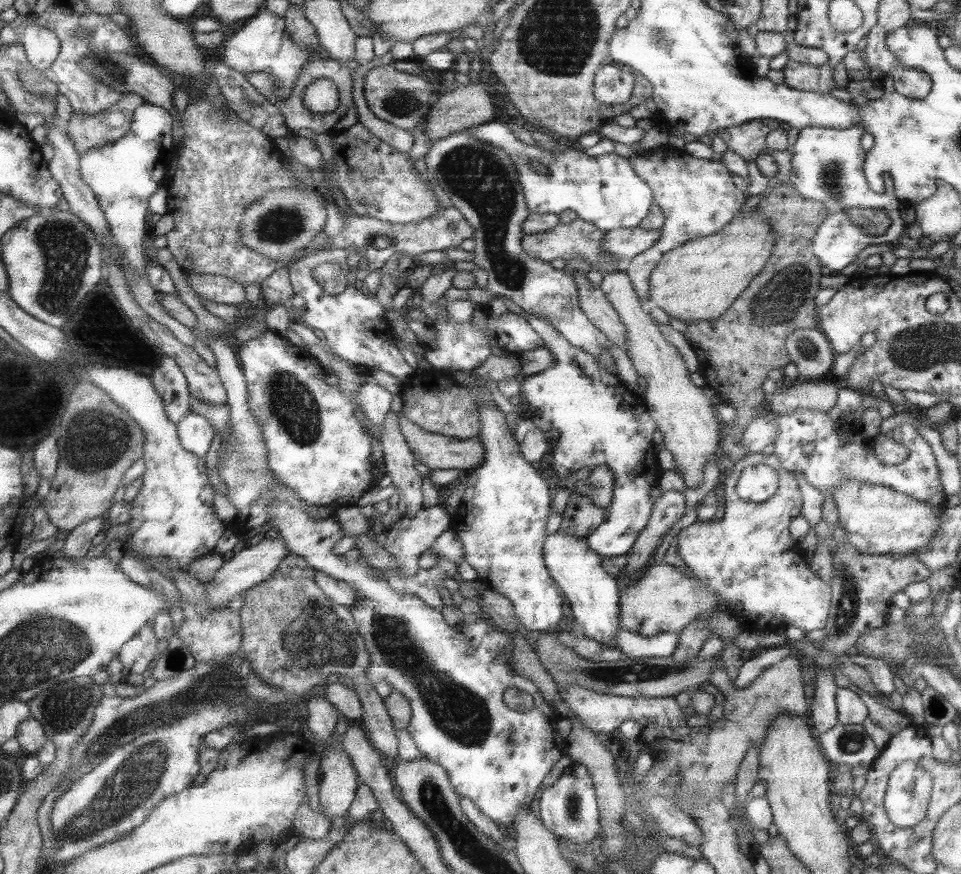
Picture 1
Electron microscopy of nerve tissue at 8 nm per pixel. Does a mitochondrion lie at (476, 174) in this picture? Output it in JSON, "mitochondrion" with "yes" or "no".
{"mitochondrion":"yes"}

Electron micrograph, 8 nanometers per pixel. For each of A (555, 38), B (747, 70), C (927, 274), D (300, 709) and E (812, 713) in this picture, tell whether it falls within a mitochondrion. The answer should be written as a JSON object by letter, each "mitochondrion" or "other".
{"A":"mitochondrion","B":"other","C":"other","D":"other","E":"other"}

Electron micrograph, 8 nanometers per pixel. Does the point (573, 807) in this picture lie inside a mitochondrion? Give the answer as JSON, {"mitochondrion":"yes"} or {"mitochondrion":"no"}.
{"mitochondrion":"yes"}

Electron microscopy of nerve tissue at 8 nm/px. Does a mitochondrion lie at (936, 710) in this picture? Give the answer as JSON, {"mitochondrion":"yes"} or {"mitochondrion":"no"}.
{"mitochondrion":"yes"}

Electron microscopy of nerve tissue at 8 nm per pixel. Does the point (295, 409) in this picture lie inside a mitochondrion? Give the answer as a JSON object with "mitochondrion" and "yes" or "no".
{"mitochondrion":"yes"}

